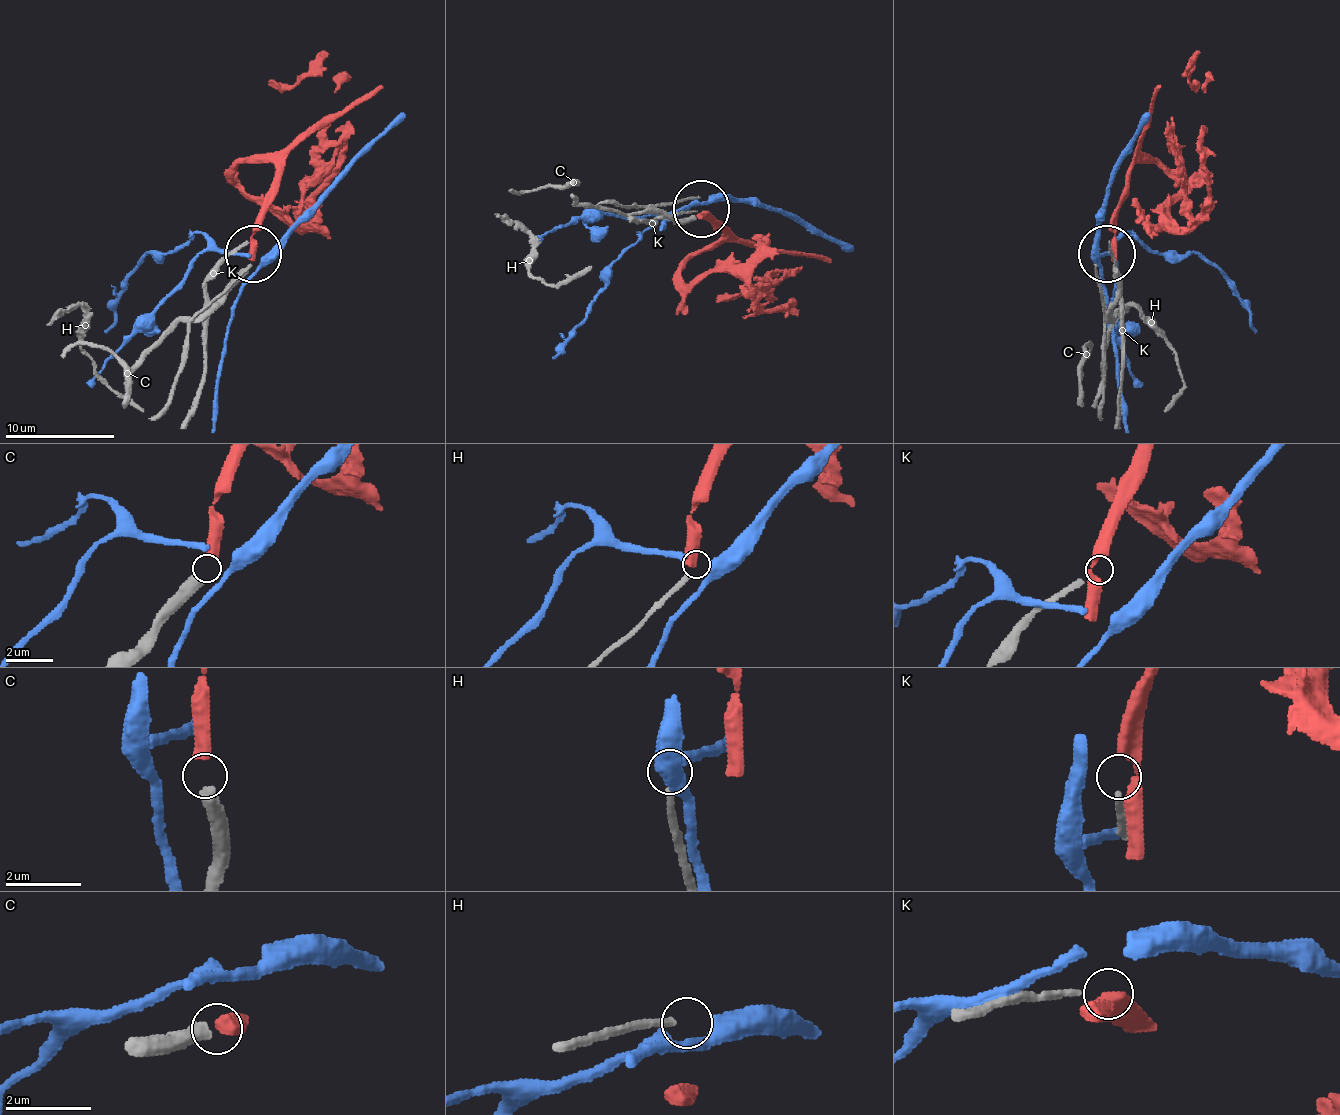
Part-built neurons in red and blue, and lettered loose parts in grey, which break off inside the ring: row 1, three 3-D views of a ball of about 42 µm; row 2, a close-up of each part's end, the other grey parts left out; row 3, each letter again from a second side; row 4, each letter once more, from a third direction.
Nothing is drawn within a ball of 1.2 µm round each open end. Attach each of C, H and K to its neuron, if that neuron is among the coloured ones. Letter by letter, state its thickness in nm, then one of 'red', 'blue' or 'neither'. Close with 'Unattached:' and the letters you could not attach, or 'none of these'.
C: 440 nm | red
H: 180 nm | neither
K: 170 nm | neither
Unattached: H, K

